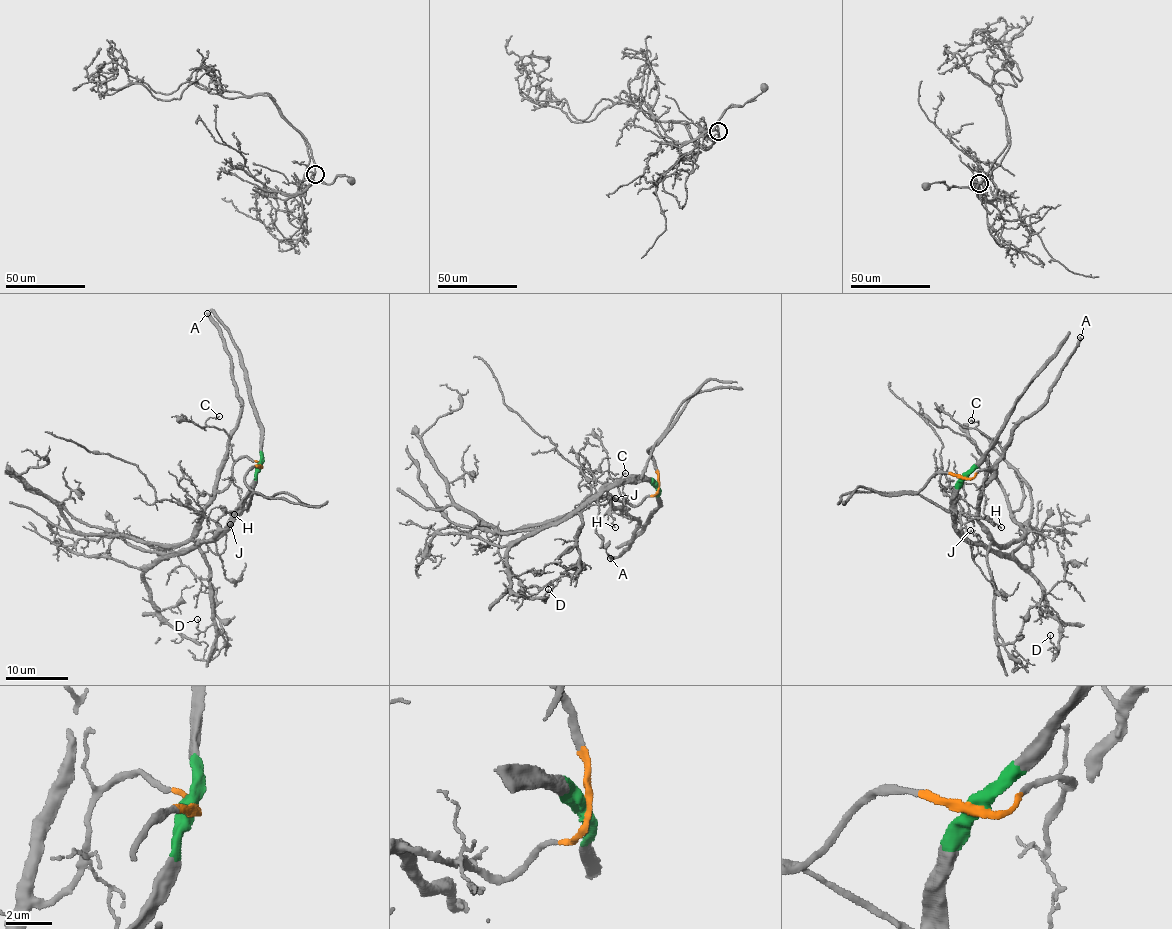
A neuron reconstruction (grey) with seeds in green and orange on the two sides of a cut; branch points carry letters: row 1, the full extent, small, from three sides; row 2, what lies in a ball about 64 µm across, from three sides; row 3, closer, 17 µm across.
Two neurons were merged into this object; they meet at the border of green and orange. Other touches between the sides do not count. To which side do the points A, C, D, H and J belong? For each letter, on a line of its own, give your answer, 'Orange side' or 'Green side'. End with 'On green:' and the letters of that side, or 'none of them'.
A: Orange side
C: Orange side
D: Green side
H: Green side
J: Green side
On green: D, H, J

